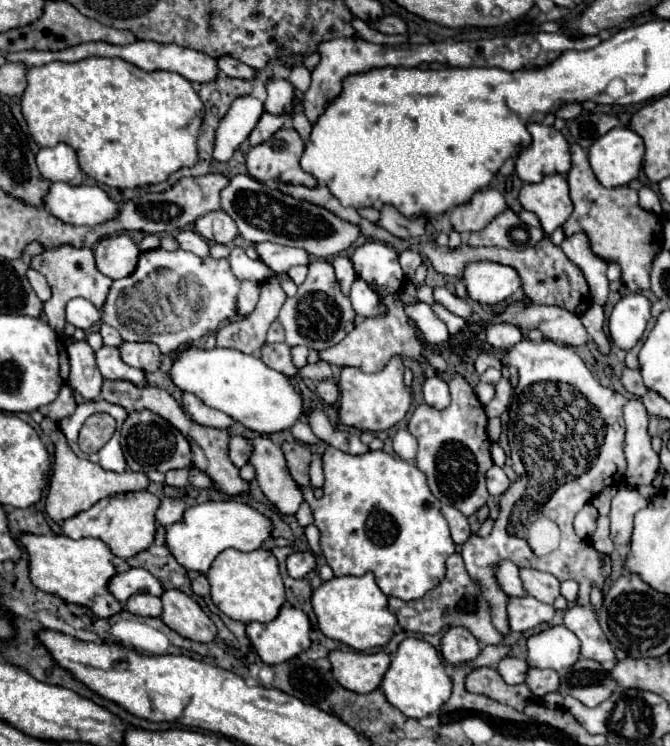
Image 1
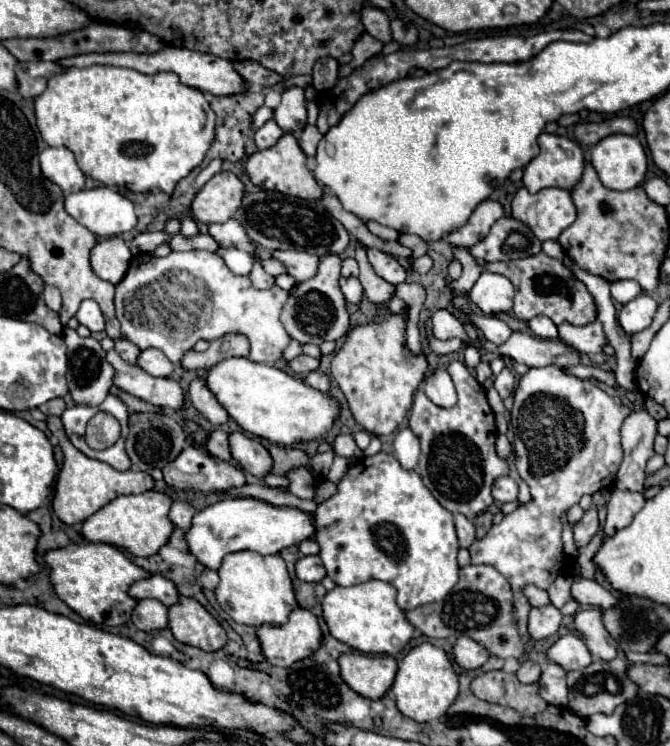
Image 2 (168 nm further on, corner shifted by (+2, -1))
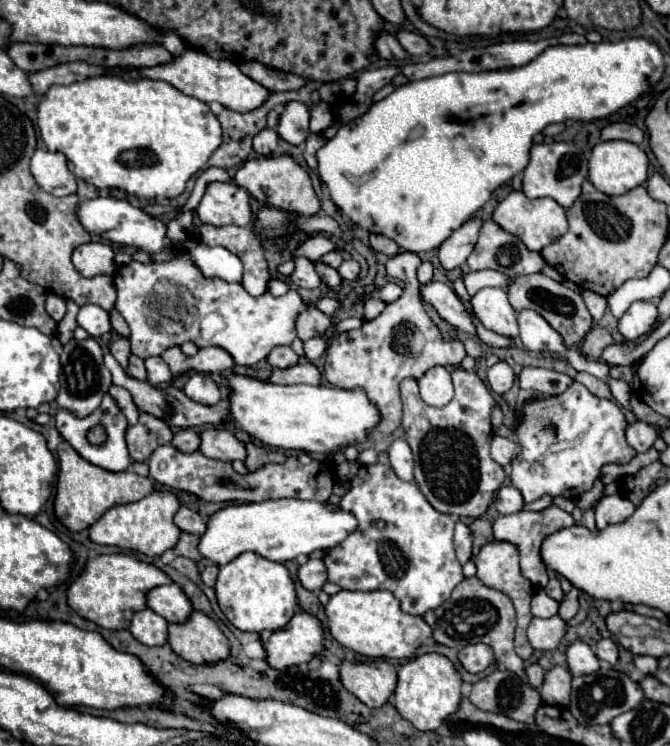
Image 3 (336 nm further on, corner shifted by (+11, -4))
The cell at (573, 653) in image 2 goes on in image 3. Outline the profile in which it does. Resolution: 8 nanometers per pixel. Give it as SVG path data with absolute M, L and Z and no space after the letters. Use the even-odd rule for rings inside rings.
M578 640L566 648L566 664L568 664L568 670L572 672L572 676L592 674L600 668L594 650L588 644L578 642Z

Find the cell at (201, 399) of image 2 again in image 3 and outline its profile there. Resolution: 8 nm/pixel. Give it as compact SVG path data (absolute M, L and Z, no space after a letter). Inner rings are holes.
M198 372L190 374L190 378L182 390L190 400L194 400L198 404L218 404L222 398L216 382L210 376L198 374Z

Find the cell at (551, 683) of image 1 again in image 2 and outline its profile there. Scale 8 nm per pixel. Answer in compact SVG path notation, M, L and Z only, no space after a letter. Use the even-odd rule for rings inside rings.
M549 663L543 669L541 681L539 681L539 693L549 705L567 705L567 673L561 665Z

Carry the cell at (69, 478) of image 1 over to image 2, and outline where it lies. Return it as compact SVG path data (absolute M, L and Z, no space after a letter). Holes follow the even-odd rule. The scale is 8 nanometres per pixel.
M49 417L47 425L51 429L51 433L59 439L59 445L63 449L63 467L61 473L57 477L57 485L55 485L55 497L53 497L53 509L55 515L65 523L65 525L81 525L87 517L91 517L93 513L97 513L103 505L107 505L109 501L117 499L119 495L137 495L137 493L145 493L149 489L153 489L153 477L149 473L143 471L117 471L111 465L91 459L87 455L83 455L79 449L75 449L71 445L71 441L67 439L67 433L63 429L63 423L59 417Z

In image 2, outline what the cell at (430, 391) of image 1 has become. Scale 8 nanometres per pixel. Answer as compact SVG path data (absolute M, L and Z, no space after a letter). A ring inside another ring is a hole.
M439 367L433 371L421 385L425 395L439 407L453 407L457 403L457 393L455 385L451 381L451 375L447 373L445 367Z

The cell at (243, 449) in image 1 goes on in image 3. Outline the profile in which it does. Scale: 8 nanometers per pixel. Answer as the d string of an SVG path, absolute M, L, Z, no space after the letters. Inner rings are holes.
M186 428L186 430L178 430L174 434L174 440L172 444L180 450L180 452L196 452L200 448L200 434L192 428Z

